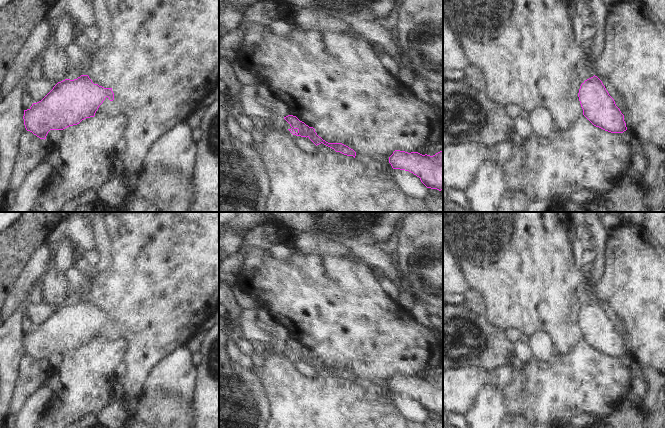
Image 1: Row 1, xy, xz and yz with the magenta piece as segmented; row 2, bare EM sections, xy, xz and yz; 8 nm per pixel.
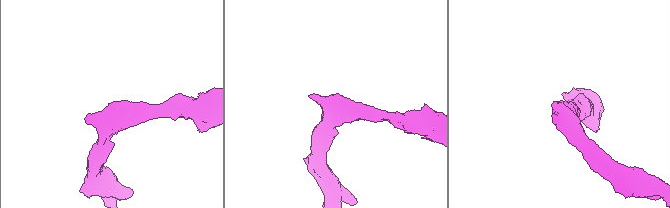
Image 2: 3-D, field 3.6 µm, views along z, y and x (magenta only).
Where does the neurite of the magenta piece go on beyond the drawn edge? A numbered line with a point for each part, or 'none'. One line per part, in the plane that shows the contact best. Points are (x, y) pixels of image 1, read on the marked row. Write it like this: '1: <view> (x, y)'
none

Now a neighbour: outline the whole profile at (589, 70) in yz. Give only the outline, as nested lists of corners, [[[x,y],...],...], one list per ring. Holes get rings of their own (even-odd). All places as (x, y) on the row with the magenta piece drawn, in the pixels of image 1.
[[[584,59],[584,70],[585,70],[585,75],[580,78],[580,83],[584,83],[585,80],[593,77],[595,75],[594,68],[592,64],[589,62],[589,60]]]

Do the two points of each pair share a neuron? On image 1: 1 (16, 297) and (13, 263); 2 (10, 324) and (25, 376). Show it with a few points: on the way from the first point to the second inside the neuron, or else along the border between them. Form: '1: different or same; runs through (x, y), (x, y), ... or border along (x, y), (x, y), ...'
1: different; border along (28, 259), (10, 290)
2: different; border along (25, 353), (20, 359), (18, 377), (15, 382)

